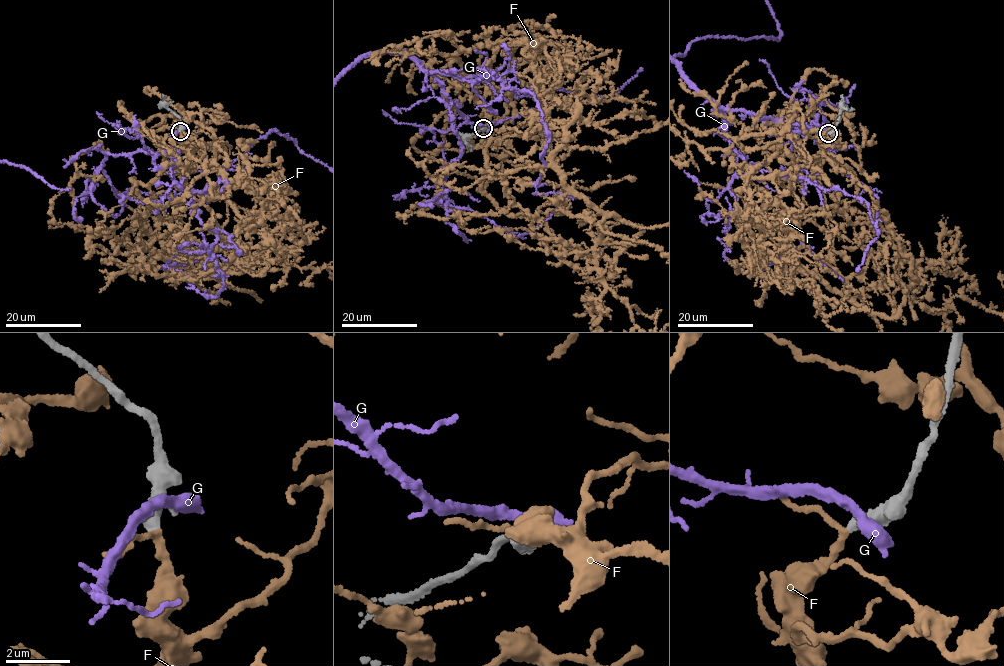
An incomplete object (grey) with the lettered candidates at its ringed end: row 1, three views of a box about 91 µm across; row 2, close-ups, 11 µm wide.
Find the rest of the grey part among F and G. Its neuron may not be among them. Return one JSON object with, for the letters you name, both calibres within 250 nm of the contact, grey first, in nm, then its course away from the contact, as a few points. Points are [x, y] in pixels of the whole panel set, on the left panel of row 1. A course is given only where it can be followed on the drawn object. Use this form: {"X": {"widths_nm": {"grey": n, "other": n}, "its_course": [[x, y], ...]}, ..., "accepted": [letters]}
{"F": {"widths_nm": {"grey": 320, "other": 200}}, "accepted": ["F"]}

